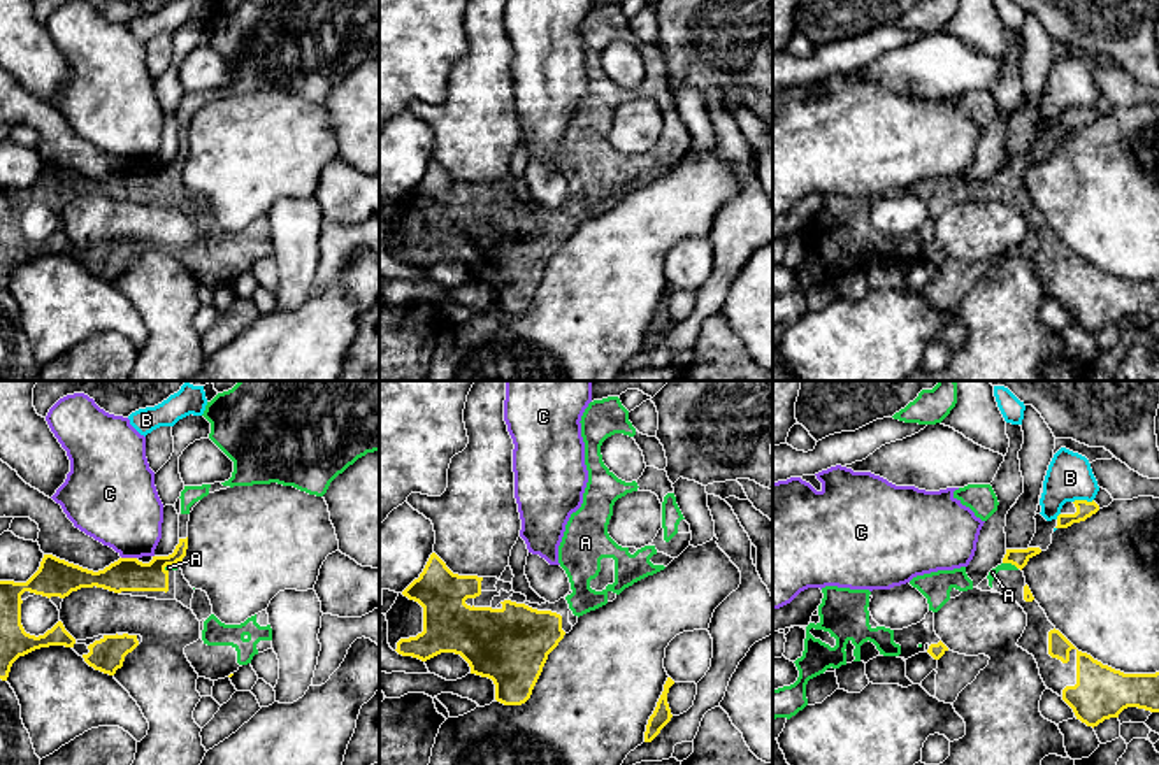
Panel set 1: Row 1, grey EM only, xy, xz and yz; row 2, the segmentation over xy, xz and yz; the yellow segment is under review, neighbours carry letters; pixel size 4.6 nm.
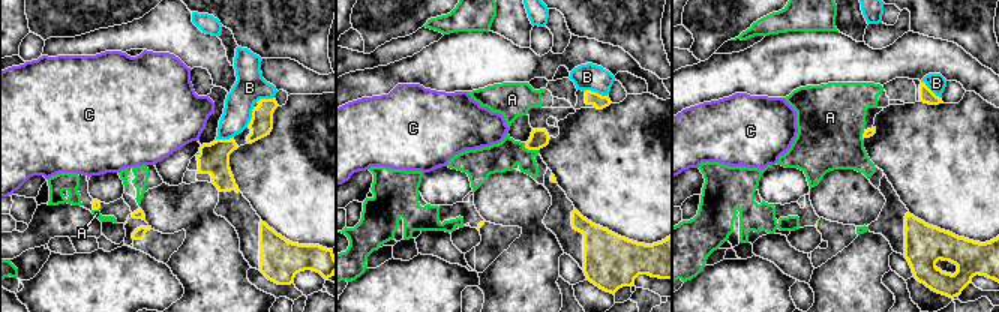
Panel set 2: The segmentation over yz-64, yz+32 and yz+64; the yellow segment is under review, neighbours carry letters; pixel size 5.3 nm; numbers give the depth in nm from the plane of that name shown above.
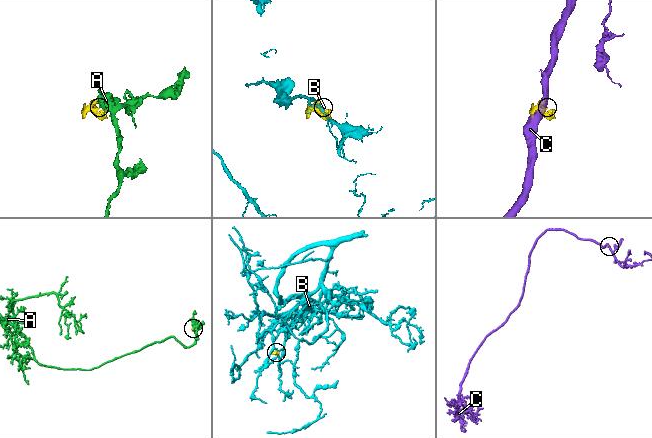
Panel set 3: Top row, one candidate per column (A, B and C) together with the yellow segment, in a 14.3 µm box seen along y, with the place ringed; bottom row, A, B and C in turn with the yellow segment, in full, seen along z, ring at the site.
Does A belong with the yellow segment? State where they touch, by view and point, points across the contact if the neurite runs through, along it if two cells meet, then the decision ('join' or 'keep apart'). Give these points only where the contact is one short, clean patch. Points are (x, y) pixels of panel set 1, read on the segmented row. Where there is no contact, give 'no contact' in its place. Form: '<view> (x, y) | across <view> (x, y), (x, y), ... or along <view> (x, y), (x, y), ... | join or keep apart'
yz (1010, 562) | join

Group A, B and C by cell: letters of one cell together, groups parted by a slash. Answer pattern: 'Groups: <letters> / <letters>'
Groups: A / B / C

